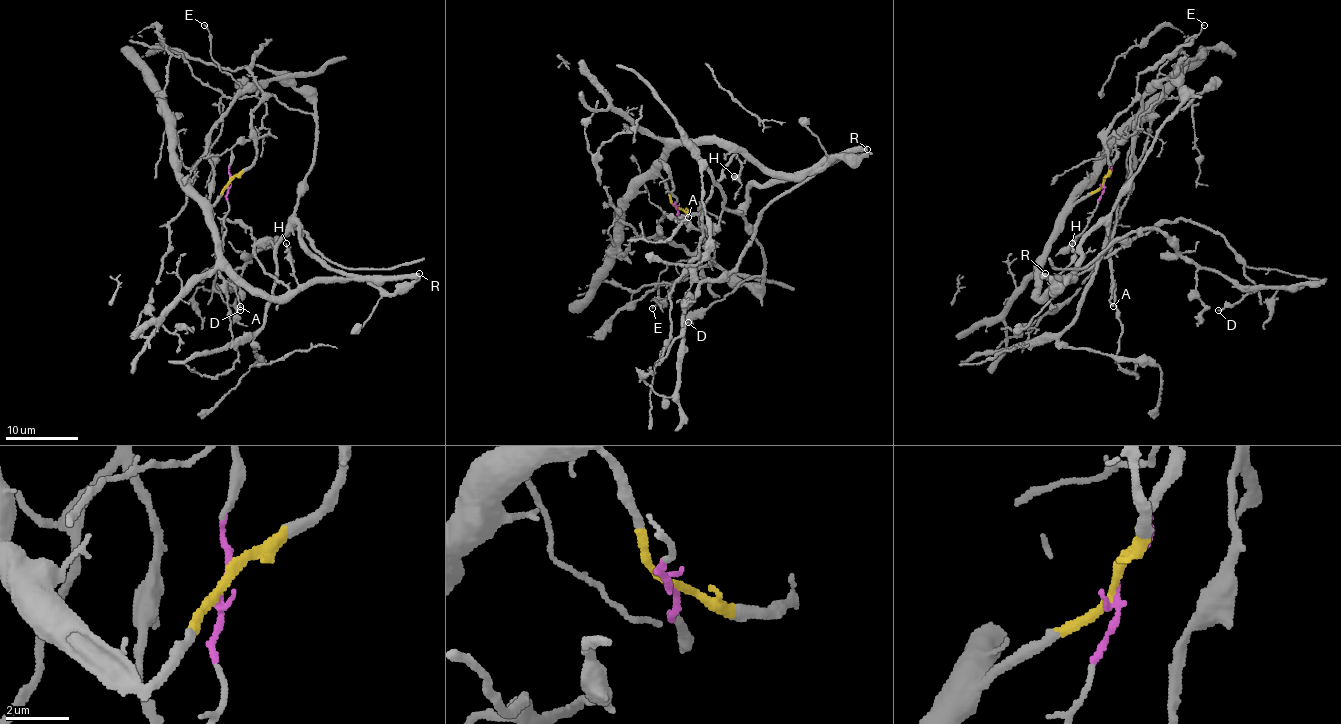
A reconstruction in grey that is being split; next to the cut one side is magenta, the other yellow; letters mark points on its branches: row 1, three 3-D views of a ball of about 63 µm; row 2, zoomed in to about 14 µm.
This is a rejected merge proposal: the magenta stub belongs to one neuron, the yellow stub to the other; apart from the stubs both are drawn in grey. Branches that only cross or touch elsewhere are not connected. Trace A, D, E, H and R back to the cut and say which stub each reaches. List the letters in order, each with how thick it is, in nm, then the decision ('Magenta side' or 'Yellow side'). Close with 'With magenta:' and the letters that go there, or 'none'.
A: Thickness 150 nm. Magenta side
D: Thickness 170 nm. Yellow side
E: Thickness 130 nm. Magenta side
H: Thickness 160 nm. Yellow side
R: Thickness 360 nm. Yellow side
With magenta: A, E

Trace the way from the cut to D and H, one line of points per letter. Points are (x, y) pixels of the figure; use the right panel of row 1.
D: (1104, 181), (1066, 214), (1040, 269), (1040, 296), (1130, 240), (1188, 220), (1225, 240), (1256, 287), (1217, 311)
H: (1104, 181), (1066, 214), (1062, 231), (1051, 243), (1042, 265), (1040, 296), (1071, 260), (1071, 243)

